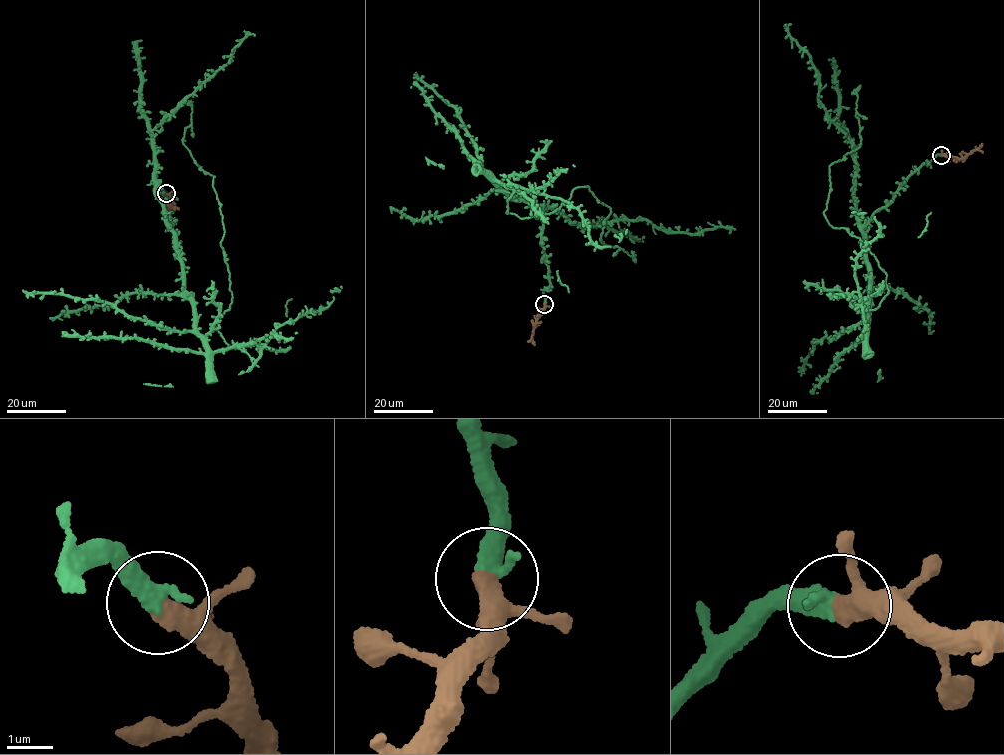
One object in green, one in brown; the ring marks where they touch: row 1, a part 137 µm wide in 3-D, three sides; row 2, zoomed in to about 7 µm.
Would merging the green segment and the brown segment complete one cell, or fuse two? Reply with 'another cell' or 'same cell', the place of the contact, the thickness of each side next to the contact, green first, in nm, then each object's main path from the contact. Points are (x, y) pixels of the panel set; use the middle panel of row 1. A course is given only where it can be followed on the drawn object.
same cell | (544, 304) | 460/320 nm | green via (545, 303), (539, 208), (493, 180), (525, 218), (589, 187), (610, 210), (602, 243), (635, 263) | brown via (545, 303), (534, 327), (532, 340), (535, 345)

